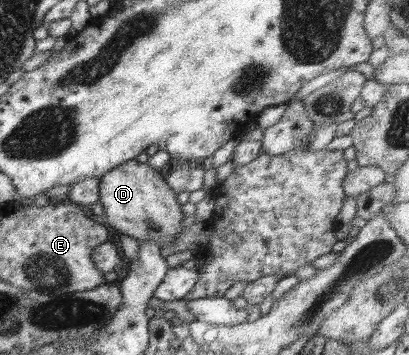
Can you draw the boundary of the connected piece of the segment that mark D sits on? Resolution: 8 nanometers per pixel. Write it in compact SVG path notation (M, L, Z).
M136 160L127 161L121 166L115 167L114 169L111 169L111 171L107 171L107 174L103 175L100 178L98 189L100 198L99 201L101 202L101 205L103 205L103 208L105 208L105 216L107 216L107 223L119 233L132 237L139 243L148 243L149 241L152 241L152 243L159 244L159 247L163 247L173 245L173 241L176 239L177 234L179 236L179 234L183 232L183 230L181 229L181 225L185 216L183 214L183 211L181 210L181 205L178 203L176 197L178 194L175 191L172 191L171 187L169 187L169 185L165 182L165 177L163 177L162 171L156 171L155 169L151 169L147 164L138 163Z

